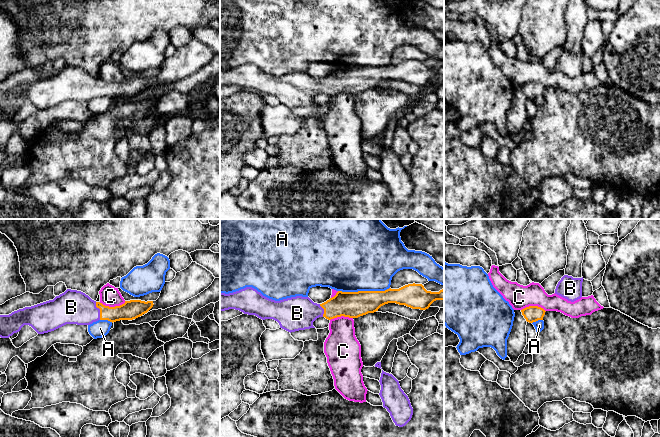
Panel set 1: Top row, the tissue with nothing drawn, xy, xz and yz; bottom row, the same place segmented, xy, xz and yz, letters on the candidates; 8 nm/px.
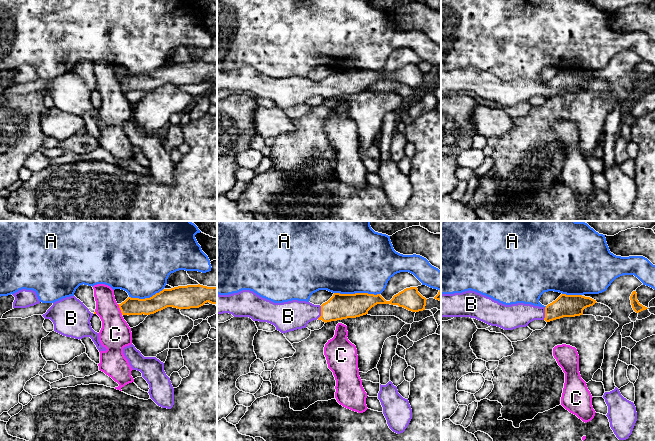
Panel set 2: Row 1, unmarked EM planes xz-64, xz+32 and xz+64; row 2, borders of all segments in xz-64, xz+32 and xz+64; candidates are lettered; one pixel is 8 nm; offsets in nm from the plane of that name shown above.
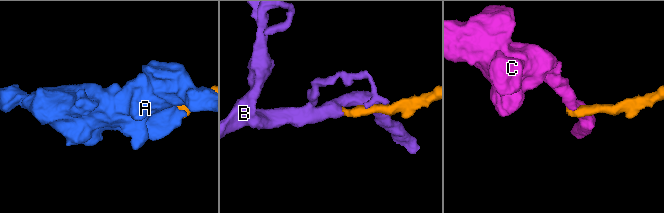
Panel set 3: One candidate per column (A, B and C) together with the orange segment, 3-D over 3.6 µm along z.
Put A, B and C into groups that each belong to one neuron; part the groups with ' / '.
A / B / C

